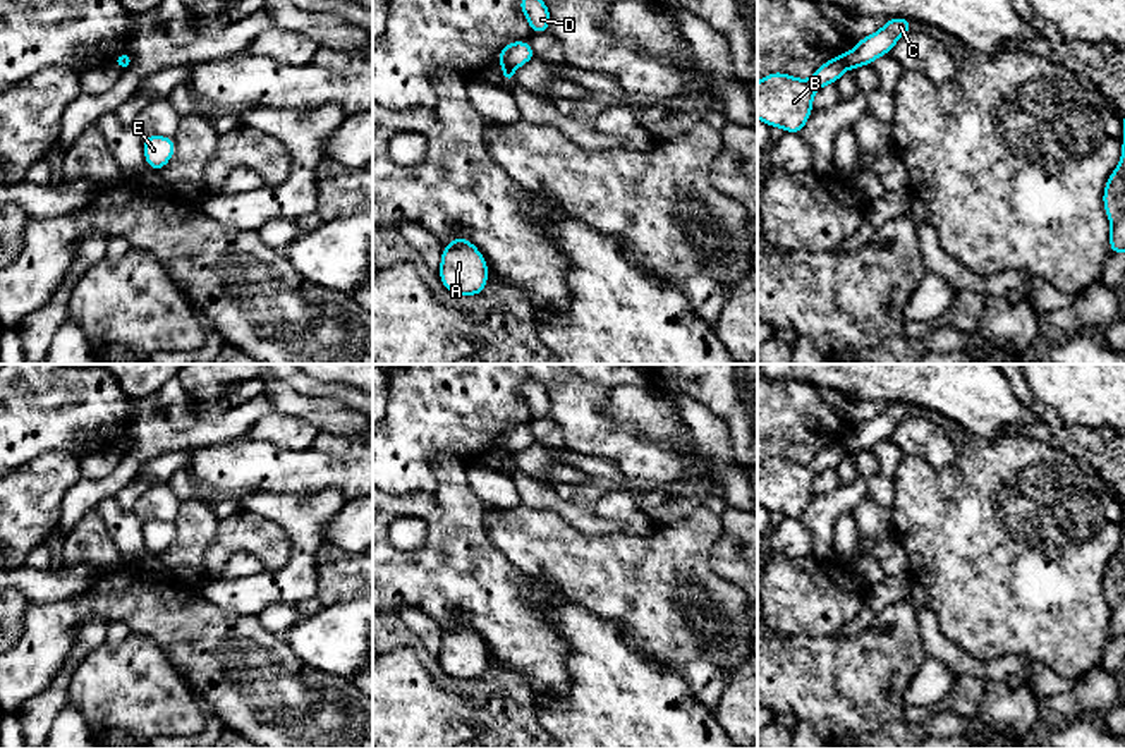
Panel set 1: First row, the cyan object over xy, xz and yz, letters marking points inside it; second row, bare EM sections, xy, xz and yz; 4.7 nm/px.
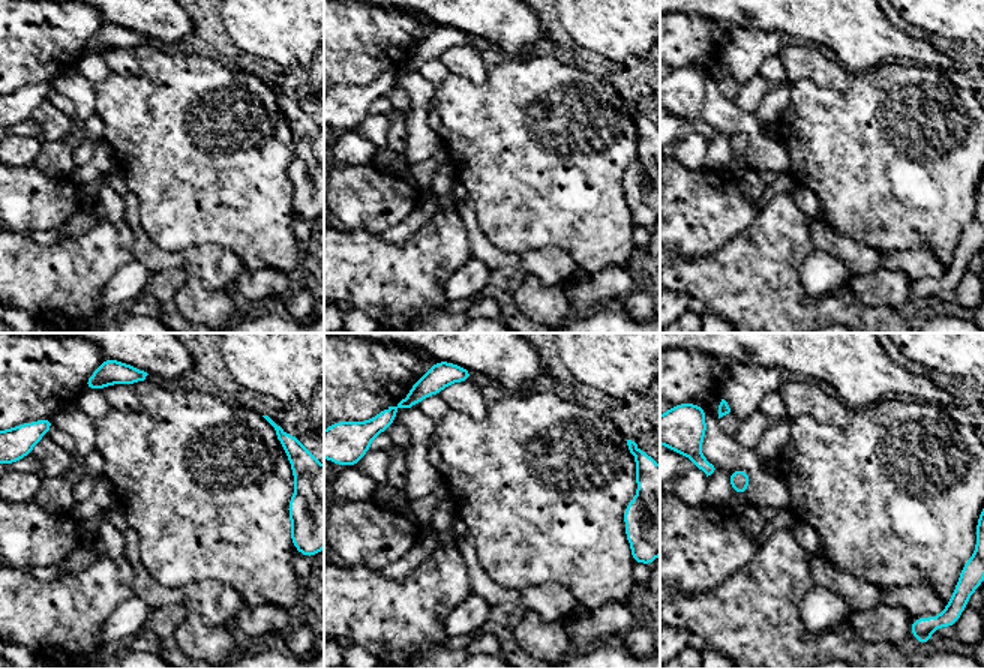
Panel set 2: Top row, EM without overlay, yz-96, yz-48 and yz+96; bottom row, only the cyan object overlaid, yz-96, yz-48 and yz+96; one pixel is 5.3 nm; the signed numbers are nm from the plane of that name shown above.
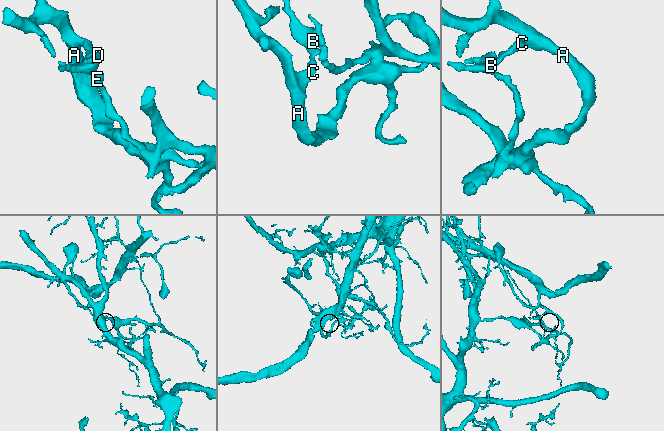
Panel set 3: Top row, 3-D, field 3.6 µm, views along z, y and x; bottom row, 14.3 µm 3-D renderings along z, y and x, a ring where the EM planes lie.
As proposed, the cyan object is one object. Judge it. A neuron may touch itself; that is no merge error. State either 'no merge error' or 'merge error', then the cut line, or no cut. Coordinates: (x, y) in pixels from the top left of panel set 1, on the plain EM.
merge error | yz (840, 440), (847, 452)

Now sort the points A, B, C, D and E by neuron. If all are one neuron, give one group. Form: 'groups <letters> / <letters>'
groups A C / B D E

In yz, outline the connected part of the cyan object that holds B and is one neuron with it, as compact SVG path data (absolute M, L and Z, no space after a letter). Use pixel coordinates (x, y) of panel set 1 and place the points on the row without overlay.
M842 440L824 447L816 459L802 466L790 459L771 457L757 467L757 503L769 514L800 519L812 495L812 483L824 469L836 469L845 457Z

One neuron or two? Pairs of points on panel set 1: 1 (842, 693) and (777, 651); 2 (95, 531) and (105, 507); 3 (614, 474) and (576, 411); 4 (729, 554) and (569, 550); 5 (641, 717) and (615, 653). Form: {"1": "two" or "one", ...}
{"1": "one", "2": "two", "3": "two", "4": "two", "5": "one"}

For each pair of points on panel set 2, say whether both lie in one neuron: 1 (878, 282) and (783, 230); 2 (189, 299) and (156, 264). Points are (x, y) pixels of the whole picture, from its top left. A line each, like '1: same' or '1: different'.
1: different
2: different

